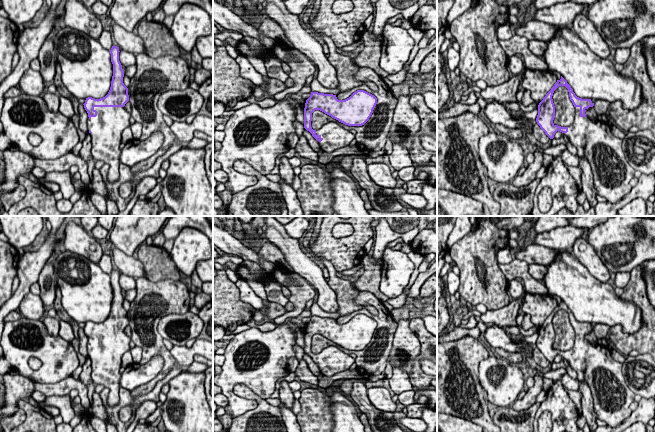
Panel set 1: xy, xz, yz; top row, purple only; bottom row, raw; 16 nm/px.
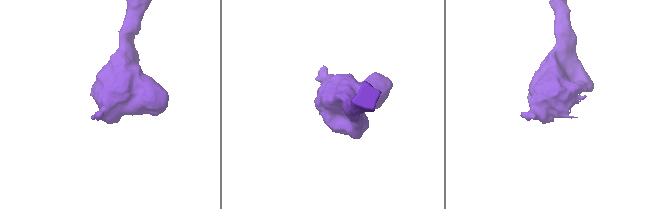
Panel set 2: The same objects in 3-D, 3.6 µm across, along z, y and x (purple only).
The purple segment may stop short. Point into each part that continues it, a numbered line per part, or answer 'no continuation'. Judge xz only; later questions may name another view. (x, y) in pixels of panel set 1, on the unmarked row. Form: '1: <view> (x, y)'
1: xz (334, 360)

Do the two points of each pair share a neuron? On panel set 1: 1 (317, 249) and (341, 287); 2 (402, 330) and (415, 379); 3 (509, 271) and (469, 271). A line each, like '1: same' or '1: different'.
1: different
2: different
3: different

